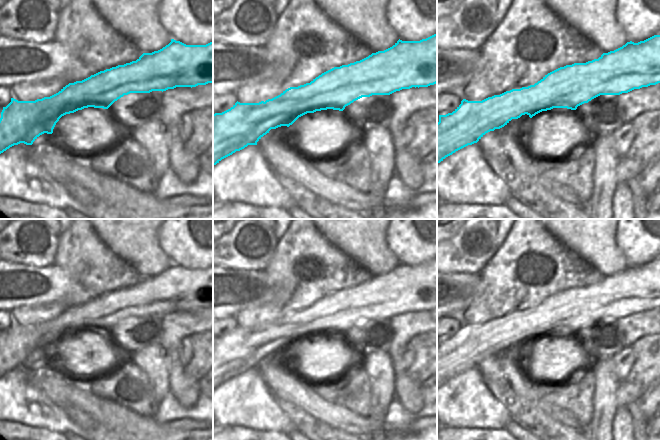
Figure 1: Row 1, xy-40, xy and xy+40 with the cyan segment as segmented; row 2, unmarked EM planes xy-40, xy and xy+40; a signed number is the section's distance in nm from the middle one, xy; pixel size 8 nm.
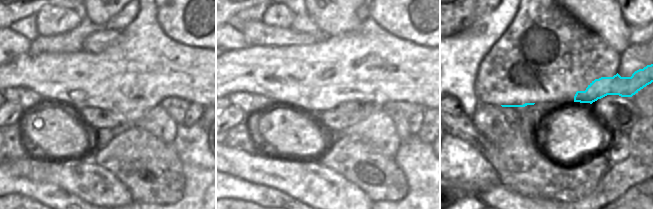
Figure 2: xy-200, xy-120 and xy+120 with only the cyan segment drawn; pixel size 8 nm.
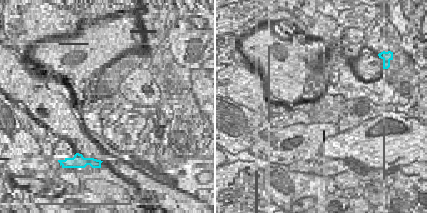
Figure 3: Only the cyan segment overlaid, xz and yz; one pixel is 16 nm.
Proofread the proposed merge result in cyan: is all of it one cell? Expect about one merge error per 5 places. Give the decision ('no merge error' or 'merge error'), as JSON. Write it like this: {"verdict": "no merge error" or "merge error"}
{"verdict": "no merge error"}

